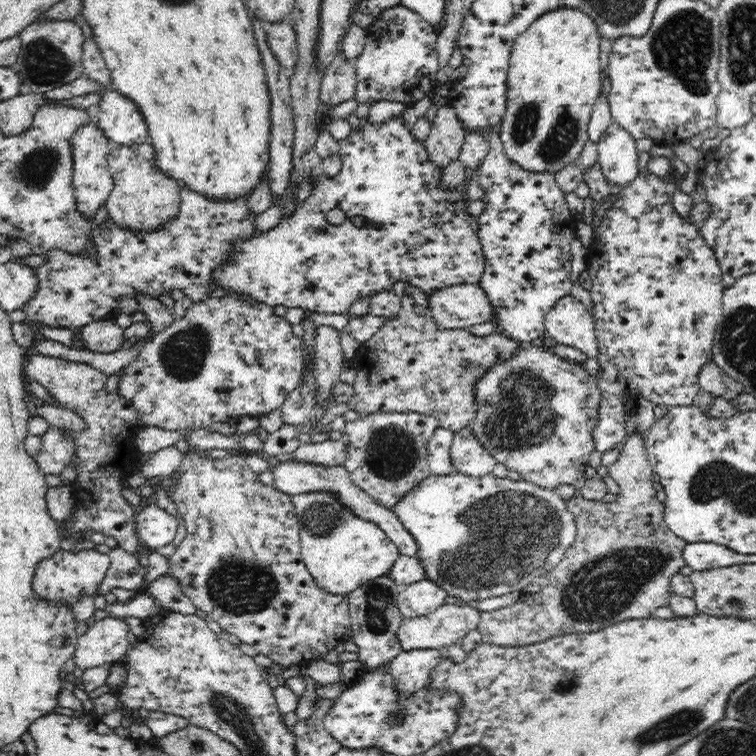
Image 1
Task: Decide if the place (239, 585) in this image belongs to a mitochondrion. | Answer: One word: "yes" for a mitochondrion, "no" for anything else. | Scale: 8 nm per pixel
yes

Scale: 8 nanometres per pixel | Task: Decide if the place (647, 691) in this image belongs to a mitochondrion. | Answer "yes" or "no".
no

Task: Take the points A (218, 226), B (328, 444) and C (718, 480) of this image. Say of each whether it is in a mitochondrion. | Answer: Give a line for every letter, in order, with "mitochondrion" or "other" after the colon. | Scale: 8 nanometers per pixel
A: mitochondrion
B: other
C: mitochondrion

